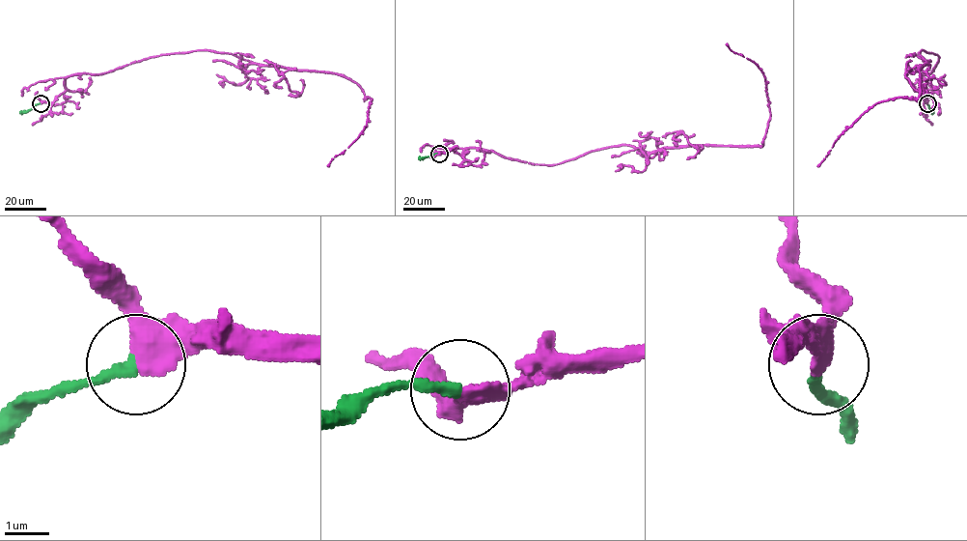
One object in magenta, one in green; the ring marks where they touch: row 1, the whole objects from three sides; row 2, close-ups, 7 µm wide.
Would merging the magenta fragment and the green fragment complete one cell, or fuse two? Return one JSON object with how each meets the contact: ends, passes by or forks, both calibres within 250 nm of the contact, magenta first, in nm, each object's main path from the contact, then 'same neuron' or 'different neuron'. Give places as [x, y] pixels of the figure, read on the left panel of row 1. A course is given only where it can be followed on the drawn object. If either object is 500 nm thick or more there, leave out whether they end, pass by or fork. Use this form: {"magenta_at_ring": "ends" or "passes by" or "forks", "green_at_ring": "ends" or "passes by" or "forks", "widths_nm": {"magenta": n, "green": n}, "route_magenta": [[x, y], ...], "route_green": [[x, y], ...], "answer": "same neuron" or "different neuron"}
{"magenta_at_ring": "passes by", "green_at_ring": "ends", "widths_nm": {"magenta": 360, "green": 200}, "route_magenta": [[41, 103], [61, 94], [68, 76], [194, 50], [328, 71], [349, 77], [372, 99], [364, 129], [328, 166]], "route_green": [[41, 103], [19, 112]], "answer": "same neuron"}

